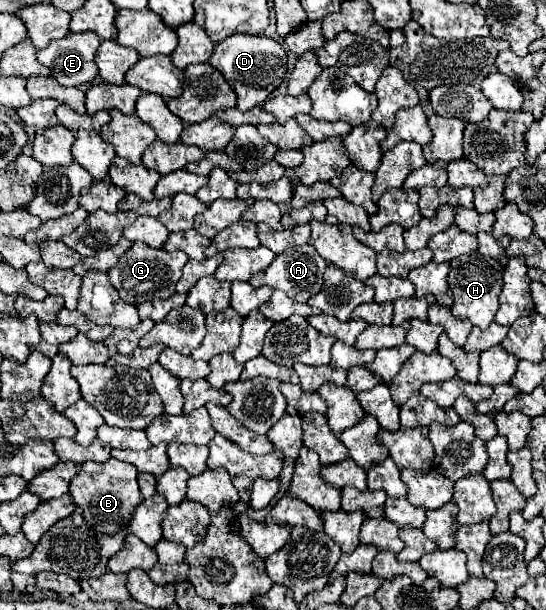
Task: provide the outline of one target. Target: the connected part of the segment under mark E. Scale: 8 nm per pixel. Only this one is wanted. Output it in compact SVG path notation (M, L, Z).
M92 31L70 33L38 51L38 59L50 69L50 75L60 85L80 87L84 83L92 83L98 77L98 67L94 63L98 45L100 39Z

